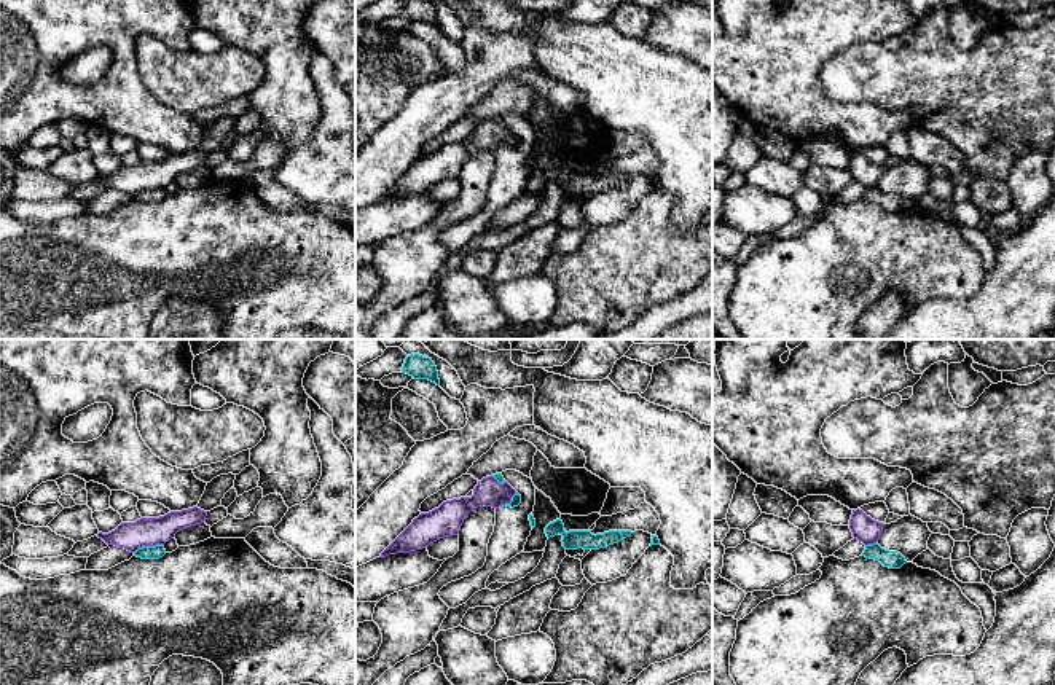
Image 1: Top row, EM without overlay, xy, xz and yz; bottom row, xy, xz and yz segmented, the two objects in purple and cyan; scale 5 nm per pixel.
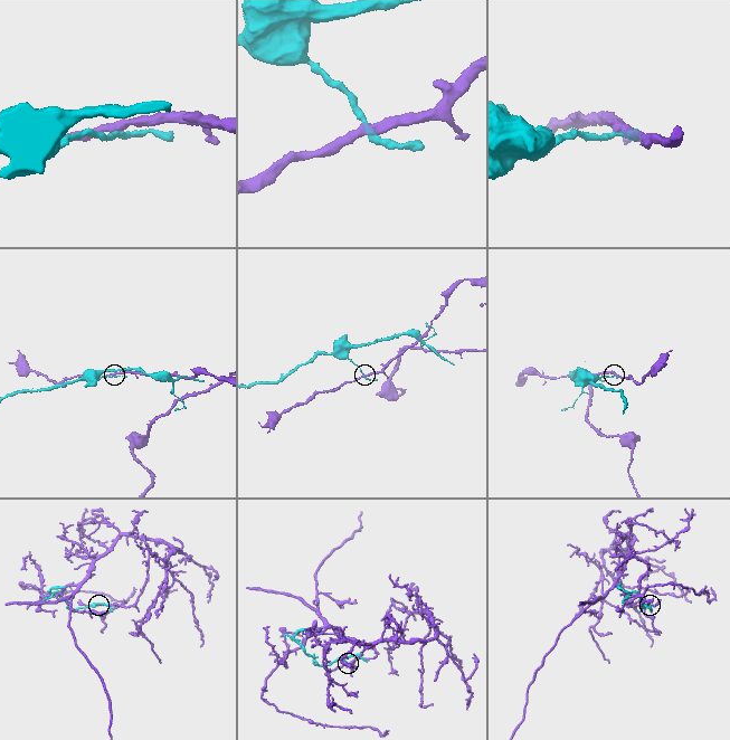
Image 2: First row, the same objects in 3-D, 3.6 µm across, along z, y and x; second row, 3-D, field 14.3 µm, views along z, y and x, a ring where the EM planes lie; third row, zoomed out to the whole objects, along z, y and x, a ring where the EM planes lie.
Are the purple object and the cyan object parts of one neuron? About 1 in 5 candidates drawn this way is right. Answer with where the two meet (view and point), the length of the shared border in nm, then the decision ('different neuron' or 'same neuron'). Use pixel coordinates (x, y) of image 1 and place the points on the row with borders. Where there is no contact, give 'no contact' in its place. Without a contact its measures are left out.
contact xy (149, 545); length 160 nm; different neuron

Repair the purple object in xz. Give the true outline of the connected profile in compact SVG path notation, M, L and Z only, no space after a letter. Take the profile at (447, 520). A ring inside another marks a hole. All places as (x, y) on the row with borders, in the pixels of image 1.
M492 475L486 476L478 481L472 497L446 500L438 508L414 518L379 558L416 551L438 538L457 535L470 511L483 505L499 508L510 503L515 494L518 492L507 481L500 484Z

